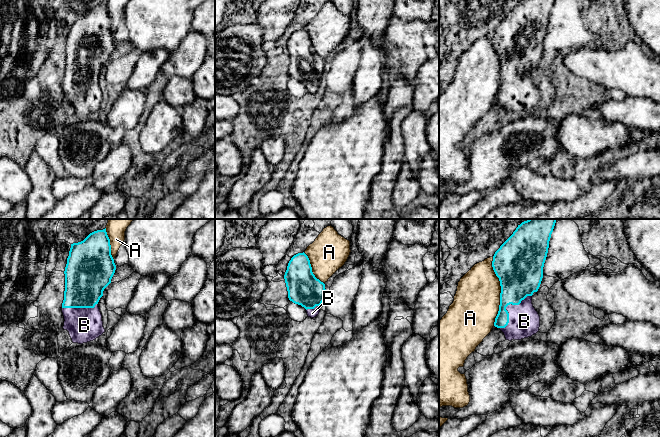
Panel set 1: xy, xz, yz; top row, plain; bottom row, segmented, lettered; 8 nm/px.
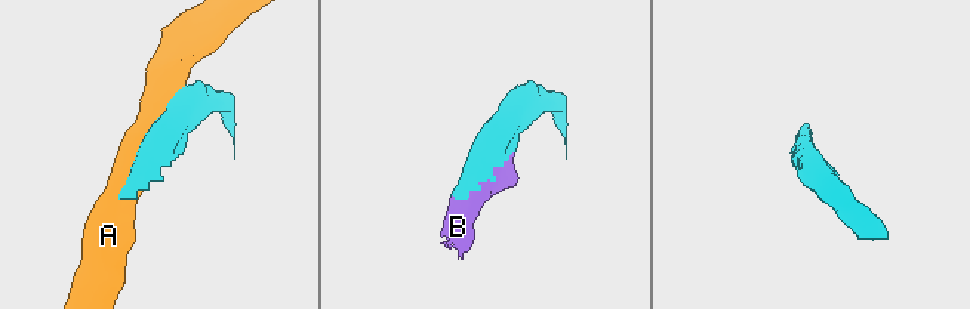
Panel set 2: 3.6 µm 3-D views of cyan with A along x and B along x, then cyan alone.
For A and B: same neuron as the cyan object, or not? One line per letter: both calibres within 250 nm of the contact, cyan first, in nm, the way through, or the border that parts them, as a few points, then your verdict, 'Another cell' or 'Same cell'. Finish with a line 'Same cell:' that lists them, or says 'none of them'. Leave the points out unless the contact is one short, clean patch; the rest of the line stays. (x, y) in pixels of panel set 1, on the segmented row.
A: Thickness 380 nm (cyan) against 360 nm. Another cell
B: Thickness 320 nm (cyan) against 260 nm. Same cell
Same cell: B

